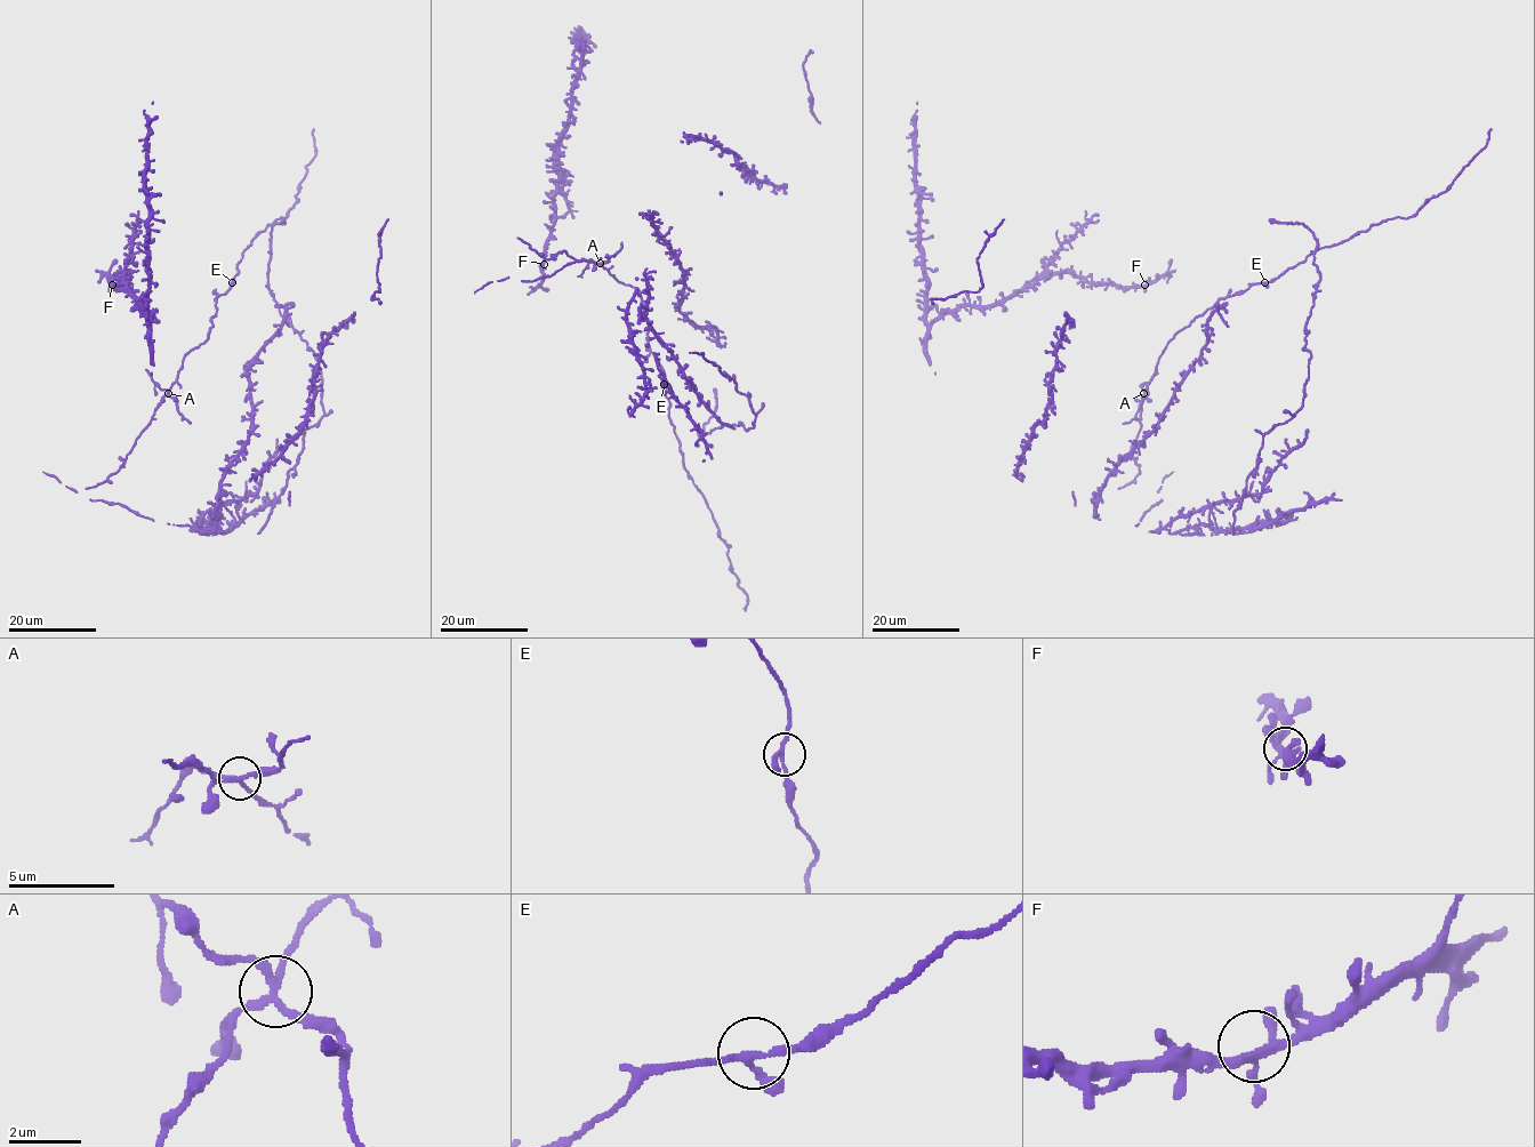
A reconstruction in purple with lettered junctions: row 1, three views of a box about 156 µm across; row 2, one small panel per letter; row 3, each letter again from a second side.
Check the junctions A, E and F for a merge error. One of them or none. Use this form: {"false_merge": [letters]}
{"false_merge": ["A"]}

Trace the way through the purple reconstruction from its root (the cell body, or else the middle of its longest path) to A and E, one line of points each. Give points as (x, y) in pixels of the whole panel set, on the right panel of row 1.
A: (1251, 285), (1239, 295), (1220, 298), (1167, 343), (1144, 393)
E: (1251, 285), (1264, 282)

